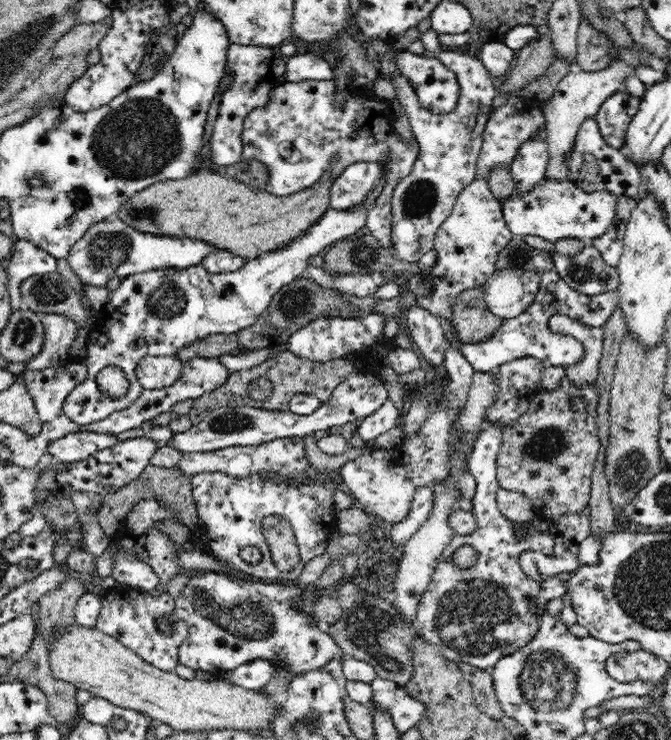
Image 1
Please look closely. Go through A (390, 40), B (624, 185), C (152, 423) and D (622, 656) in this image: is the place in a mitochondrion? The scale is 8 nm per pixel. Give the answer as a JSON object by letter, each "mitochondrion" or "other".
{"A":"other","B":"other","C":"other","D":"other"}

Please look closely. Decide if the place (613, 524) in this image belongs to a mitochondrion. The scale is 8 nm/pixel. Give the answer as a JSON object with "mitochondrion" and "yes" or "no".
{"mitochondrion":"no"}

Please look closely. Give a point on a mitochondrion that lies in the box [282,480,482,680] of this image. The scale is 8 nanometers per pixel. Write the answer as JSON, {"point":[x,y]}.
{"point":[368,628]}

